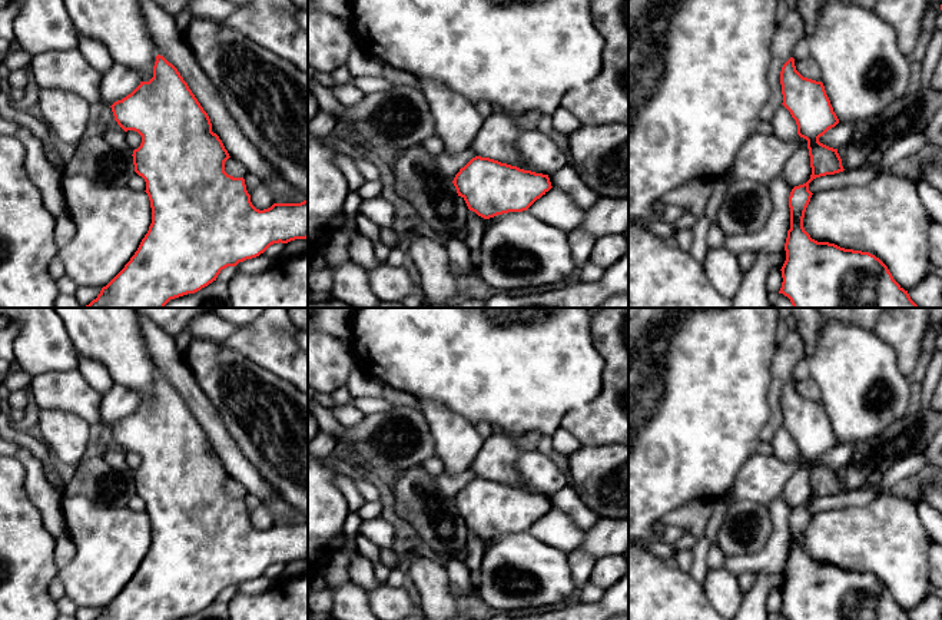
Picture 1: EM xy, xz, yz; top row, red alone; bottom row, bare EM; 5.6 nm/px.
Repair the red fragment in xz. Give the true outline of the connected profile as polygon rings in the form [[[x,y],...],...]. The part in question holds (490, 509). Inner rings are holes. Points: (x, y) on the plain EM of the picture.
[[[472,478],[452,501],[468,530],[484,540],[527,531],[553,507],[548,495],[490,478]]]

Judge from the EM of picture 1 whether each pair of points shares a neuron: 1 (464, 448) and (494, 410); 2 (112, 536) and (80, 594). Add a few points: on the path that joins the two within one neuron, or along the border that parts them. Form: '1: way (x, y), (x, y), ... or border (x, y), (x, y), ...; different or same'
1: border (444, 405), (473, 424); different
2: way (109, 550), (102, 567), (90, 580); same

